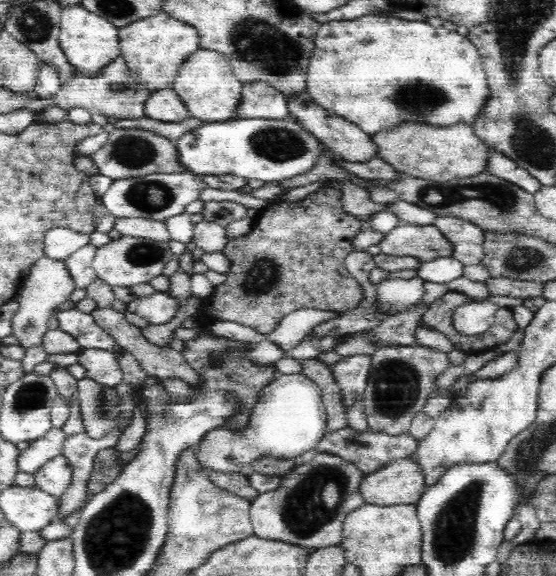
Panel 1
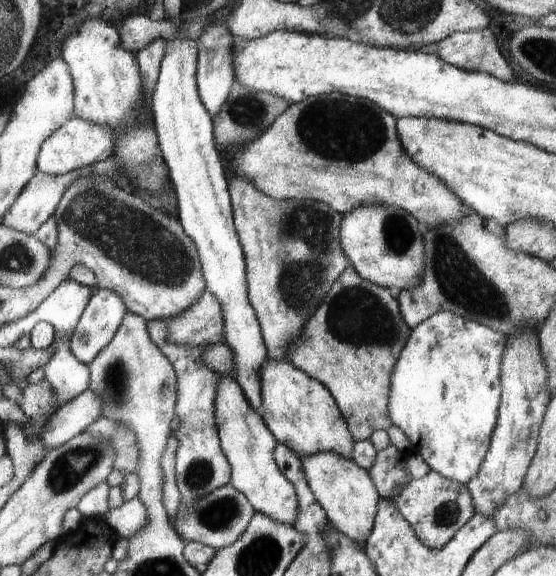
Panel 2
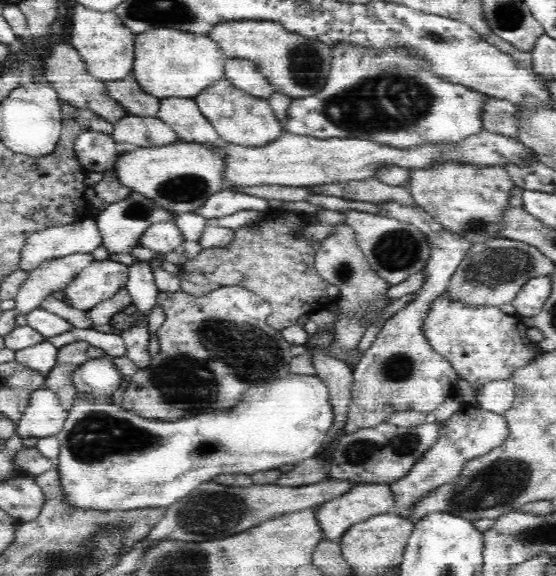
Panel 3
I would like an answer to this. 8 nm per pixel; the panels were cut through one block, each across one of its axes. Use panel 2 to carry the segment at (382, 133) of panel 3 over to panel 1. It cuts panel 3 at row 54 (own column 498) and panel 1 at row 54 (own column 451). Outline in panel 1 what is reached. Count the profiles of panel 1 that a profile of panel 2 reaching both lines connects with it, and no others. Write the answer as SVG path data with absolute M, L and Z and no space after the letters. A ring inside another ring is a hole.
M372 13L354 20L322 23L314 40L304 90L320 108L357 124L368 134L390 129L402 121L431 125L464 121L472 125L489 99L486 71L477 48L467 36L461 36L449 25L434 27L427 21Z

